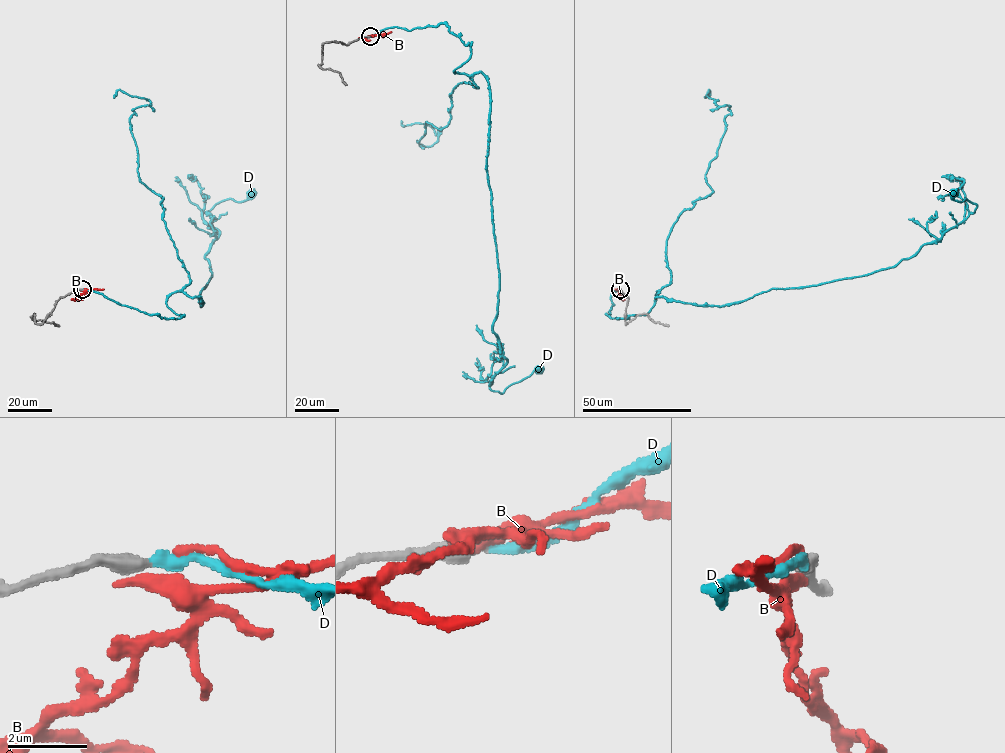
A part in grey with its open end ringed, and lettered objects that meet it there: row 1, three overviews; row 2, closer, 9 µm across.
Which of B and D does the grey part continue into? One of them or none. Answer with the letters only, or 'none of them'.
D

